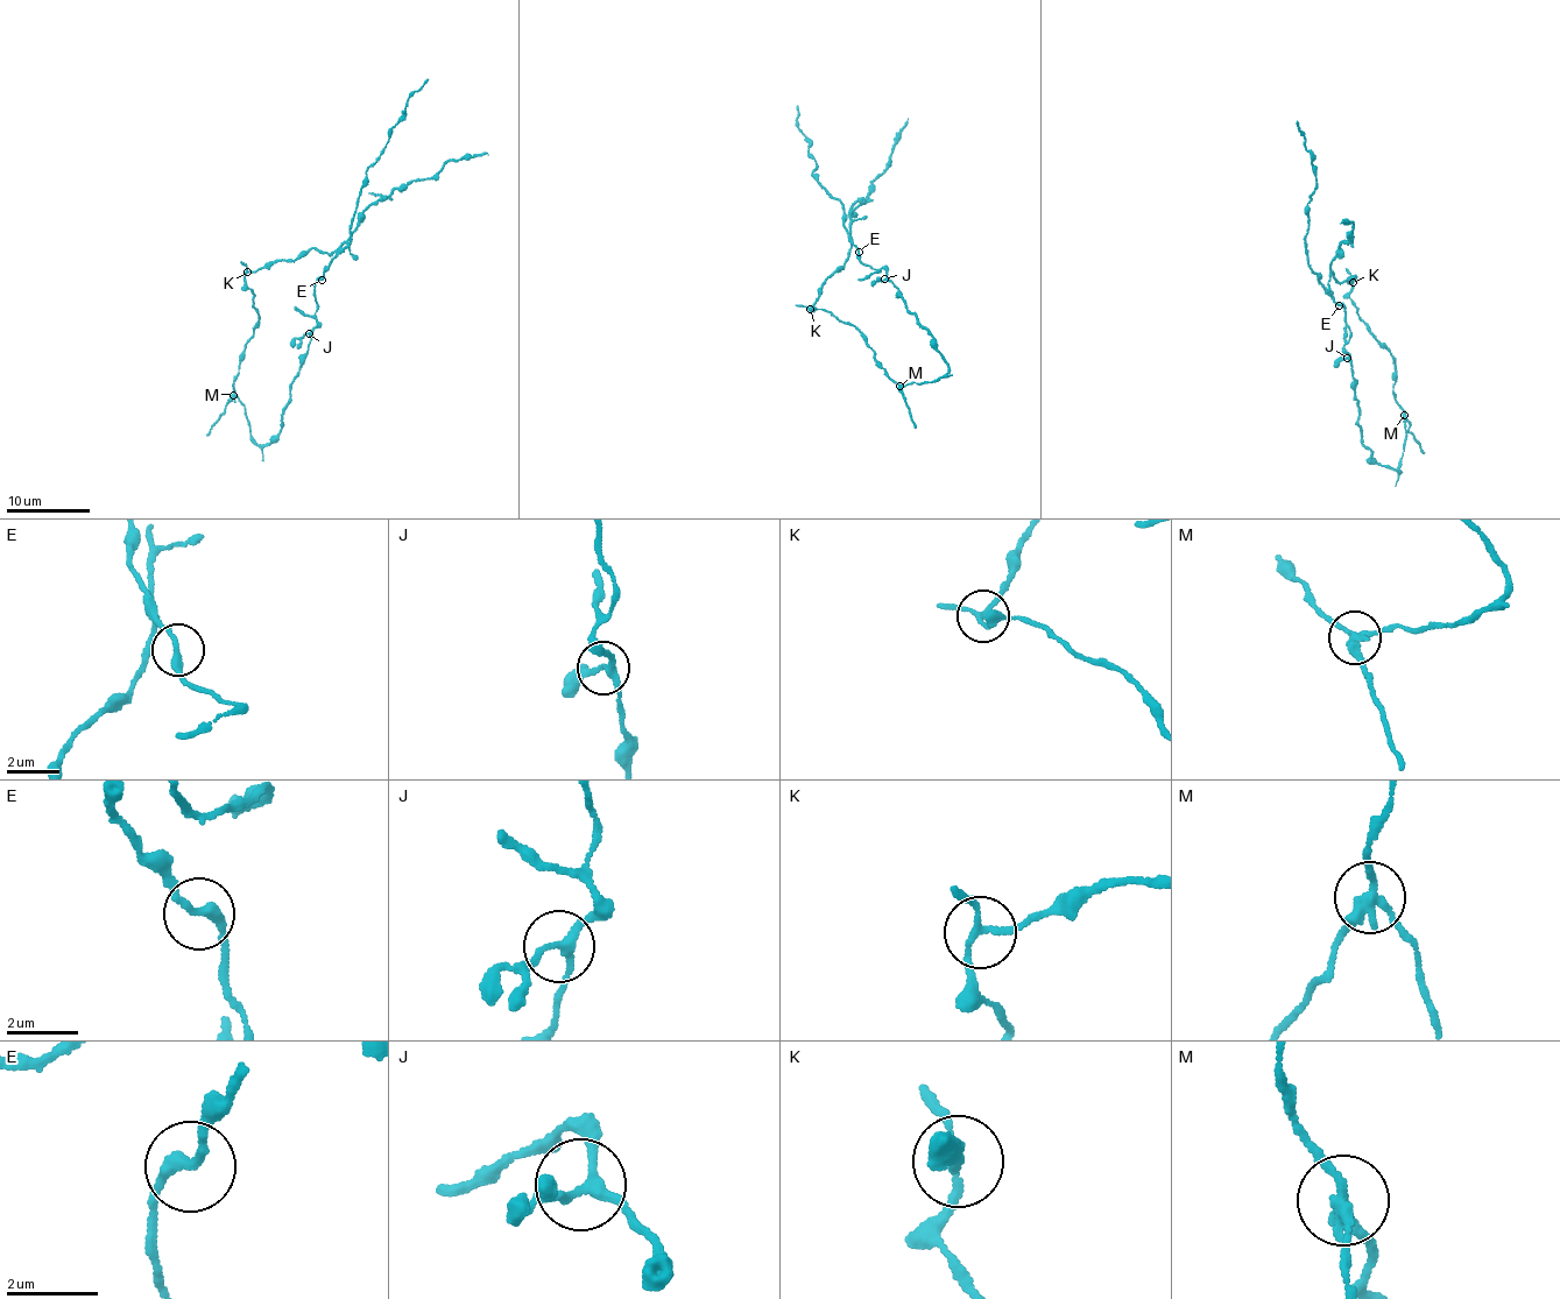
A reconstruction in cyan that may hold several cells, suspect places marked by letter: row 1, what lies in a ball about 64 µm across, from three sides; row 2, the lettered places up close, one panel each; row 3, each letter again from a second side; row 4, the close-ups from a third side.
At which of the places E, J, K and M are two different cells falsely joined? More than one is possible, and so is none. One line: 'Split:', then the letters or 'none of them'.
Split: K, M

